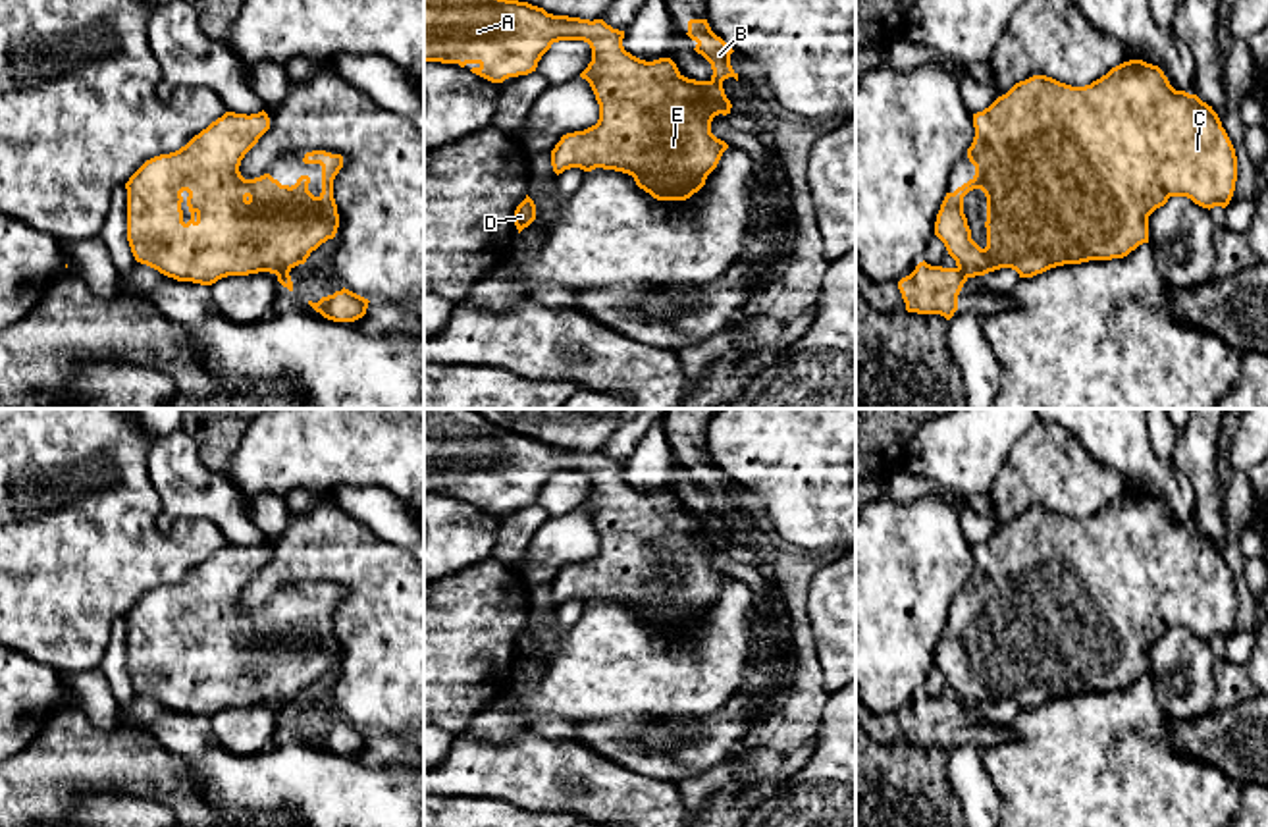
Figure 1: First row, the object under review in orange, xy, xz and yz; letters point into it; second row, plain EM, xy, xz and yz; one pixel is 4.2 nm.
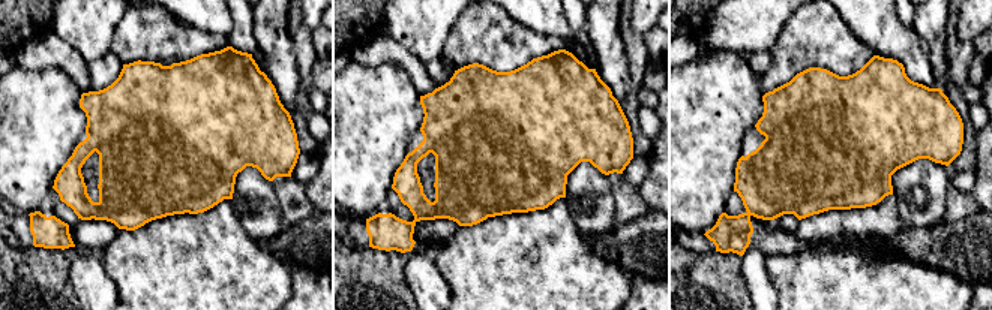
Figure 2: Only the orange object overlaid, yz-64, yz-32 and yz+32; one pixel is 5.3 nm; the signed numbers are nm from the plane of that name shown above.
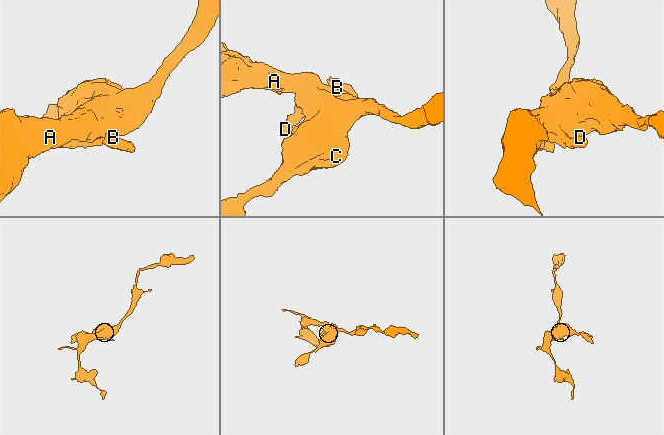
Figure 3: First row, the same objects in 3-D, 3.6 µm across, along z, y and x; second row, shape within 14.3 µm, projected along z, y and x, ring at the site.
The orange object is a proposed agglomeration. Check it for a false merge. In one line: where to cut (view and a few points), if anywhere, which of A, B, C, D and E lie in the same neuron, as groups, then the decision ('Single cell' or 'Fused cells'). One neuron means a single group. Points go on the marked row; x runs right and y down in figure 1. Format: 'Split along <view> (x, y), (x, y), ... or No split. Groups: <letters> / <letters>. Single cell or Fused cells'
Split along xz (712, 78), (721, 83). Groups: A C D E / B. Fused cells

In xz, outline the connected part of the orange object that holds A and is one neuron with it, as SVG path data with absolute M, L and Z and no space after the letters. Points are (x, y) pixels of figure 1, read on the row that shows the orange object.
M424 0L424 62L472 64L472 73L503 83L509 77L536 71L542 56L559 40L584 40L592 62L580 73L595 94L595 125L567 133L551 150L551 166L565 170L595 168L622 172L657 200L686 200L698 193L717 168L728 145L711 133L715 116L730 114L723 83L684 77L671 58L640 60L624 50L624 31L603 19L553 15L518 0Z

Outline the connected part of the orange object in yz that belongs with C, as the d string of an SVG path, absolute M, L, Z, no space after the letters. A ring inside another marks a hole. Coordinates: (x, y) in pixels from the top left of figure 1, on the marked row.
M1129 60L1085 87L1071 87L1046 75L1016 83L989 108L973 114L975 137L967 158L975 175L946 193L935 222L935 235L965 278L1012 268L1033 278L1064 264L1123 258L1149 243L1149 216L1170 197L1187 197L1202 208L1226 208L1237 181L1235 148L1218 114L1197 94L1176 91L1158 66ZM981 189L987 197L987 247L971 239L964 197Z

